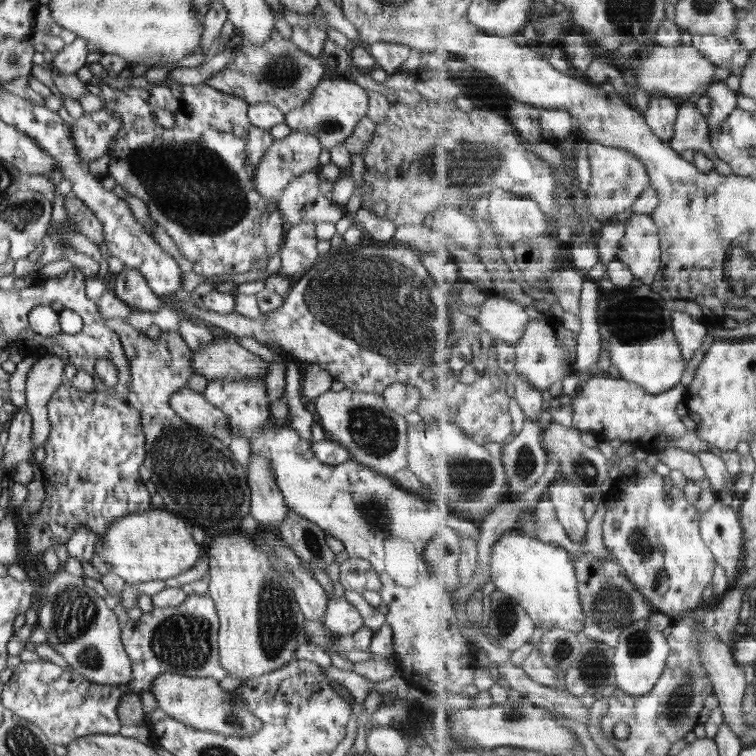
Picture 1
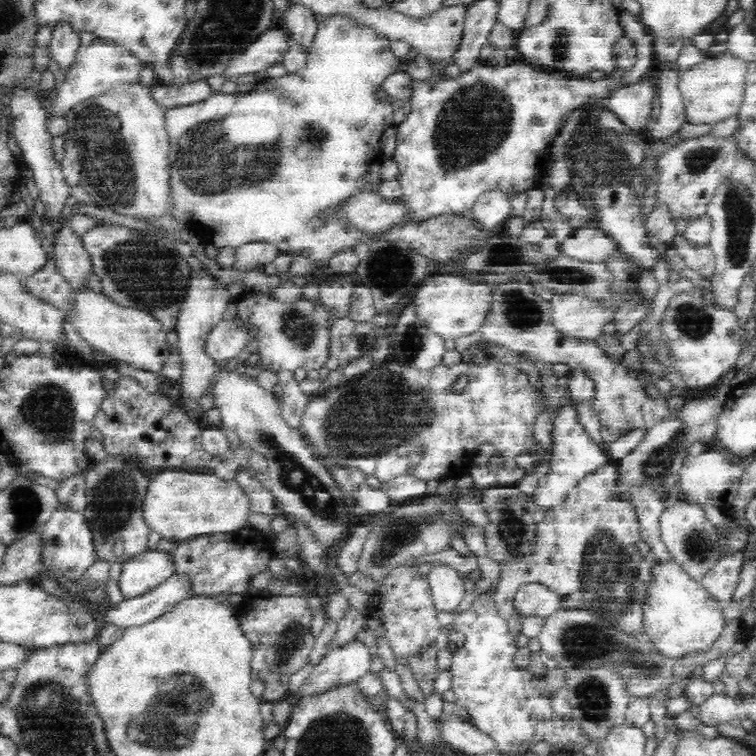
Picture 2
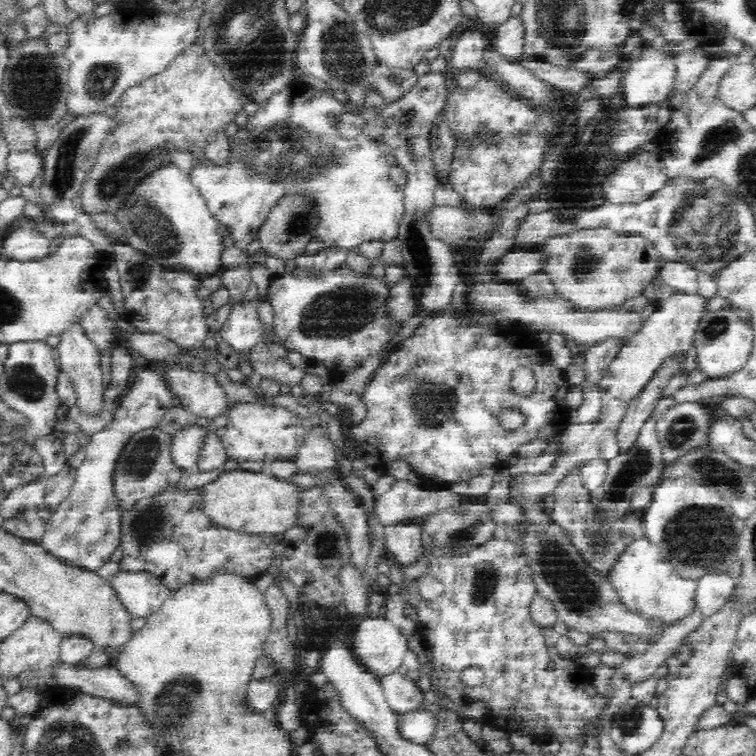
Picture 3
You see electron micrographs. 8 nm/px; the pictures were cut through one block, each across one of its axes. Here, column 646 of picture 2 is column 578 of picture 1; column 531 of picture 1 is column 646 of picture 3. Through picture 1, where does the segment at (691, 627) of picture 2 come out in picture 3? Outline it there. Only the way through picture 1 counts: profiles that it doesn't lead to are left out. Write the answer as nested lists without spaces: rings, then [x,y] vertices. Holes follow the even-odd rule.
[[[646,535],[625,544],[605,572],[626,605],[644,615],[660,615],[664,622],[682,616],[696,602],[697,580],[680,576],[662,555],[658,544]]]

